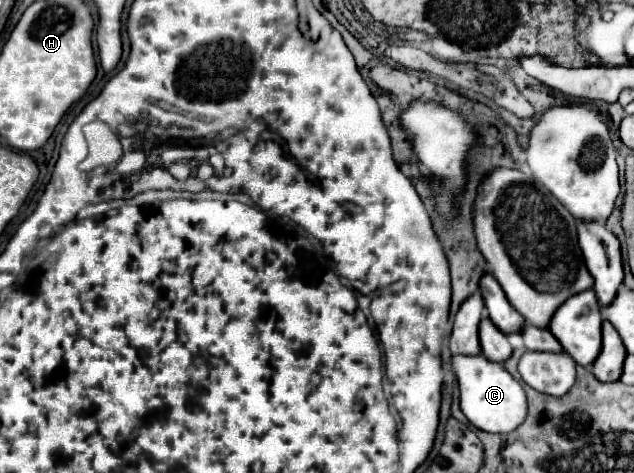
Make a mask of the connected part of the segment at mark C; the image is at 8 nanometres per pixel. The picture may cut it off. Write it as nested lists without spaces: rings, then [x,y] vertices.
[[[452,355],[452,369],[460,389],[460,409],[466,419],[488,433],[510,433],[526,419],[526,393],[522,385],[494,361],[478,355]]]

